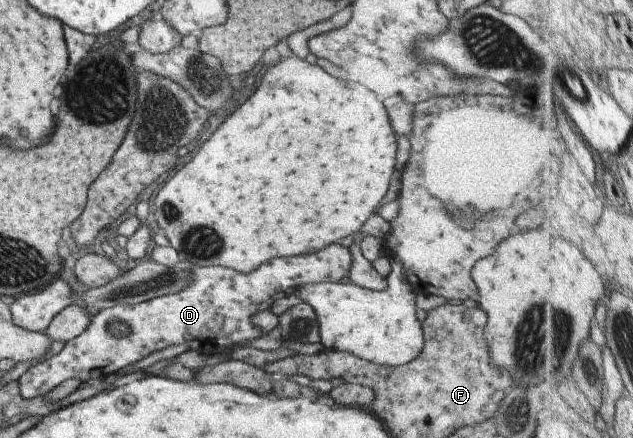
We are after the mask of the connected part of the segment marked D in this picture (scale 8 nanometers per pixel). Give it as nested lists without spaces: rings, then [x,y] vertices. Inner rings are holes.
[[[335,243],[325,247],[319,252],[303,256],[277,257],[261,263],[257,270],[243,274],[229,267],[197,266],[193,264],[193,284],[185,290],[179,290],[177,294],[161,295],[151,300],[134,305],[117,305],[101,310],[89,320],[89,326],[85,332],[68,340],[63,349],[46,361],[41,361],[27,368],[18,378],[23,398],[37,398],[43,394],[49,394],[53,388],[57,388],[61,382],[72,378],[78,378],[81,382],[97,380],[103,376],[109,376],[118,372],[129,364],[157,352],[167,346],[175,344],[203,345],[205,342],[218,343],[222,350],[241,346],[244,342],[260,338],[267,332],[261,332],[251,324],[251,318],[259,312],[267,312],[273,306],[273,302],[279,298],[287,298],[295,294],[299,286],[305,284],[336,283],[343,280],[350,273],[353,256],[349,248]]]

